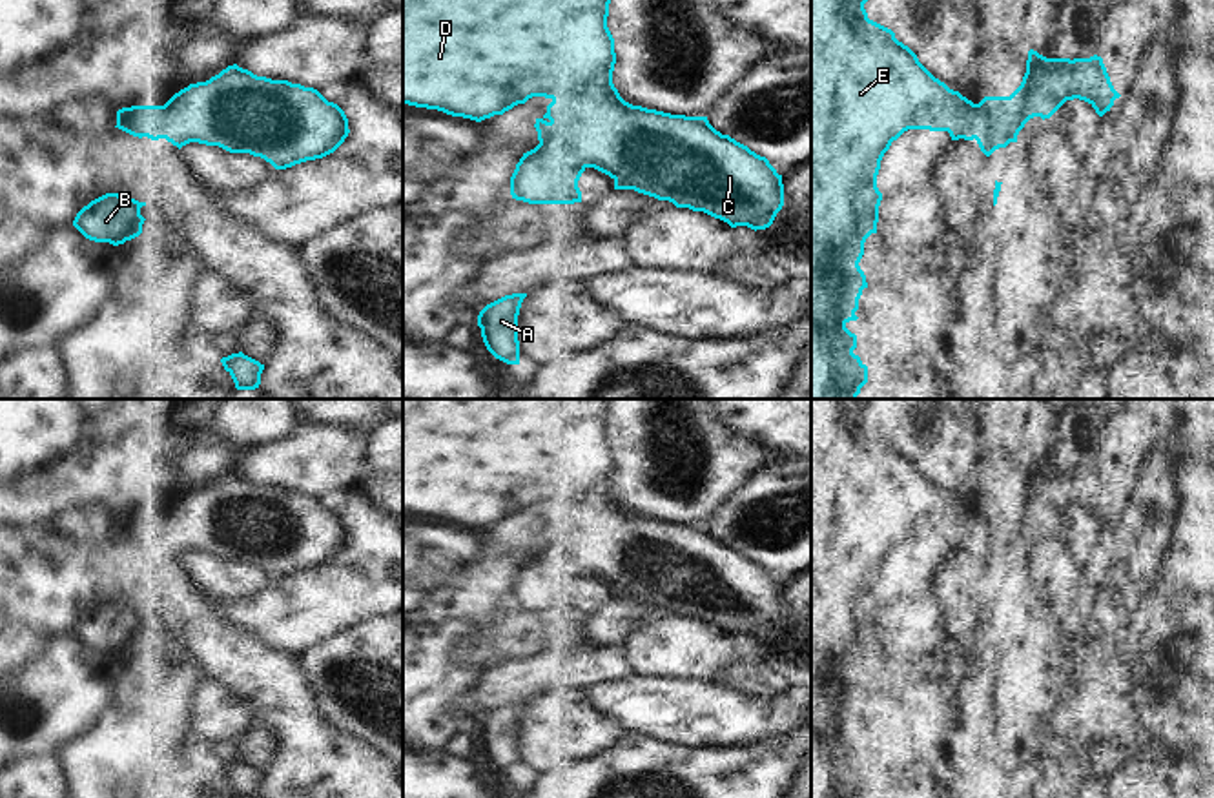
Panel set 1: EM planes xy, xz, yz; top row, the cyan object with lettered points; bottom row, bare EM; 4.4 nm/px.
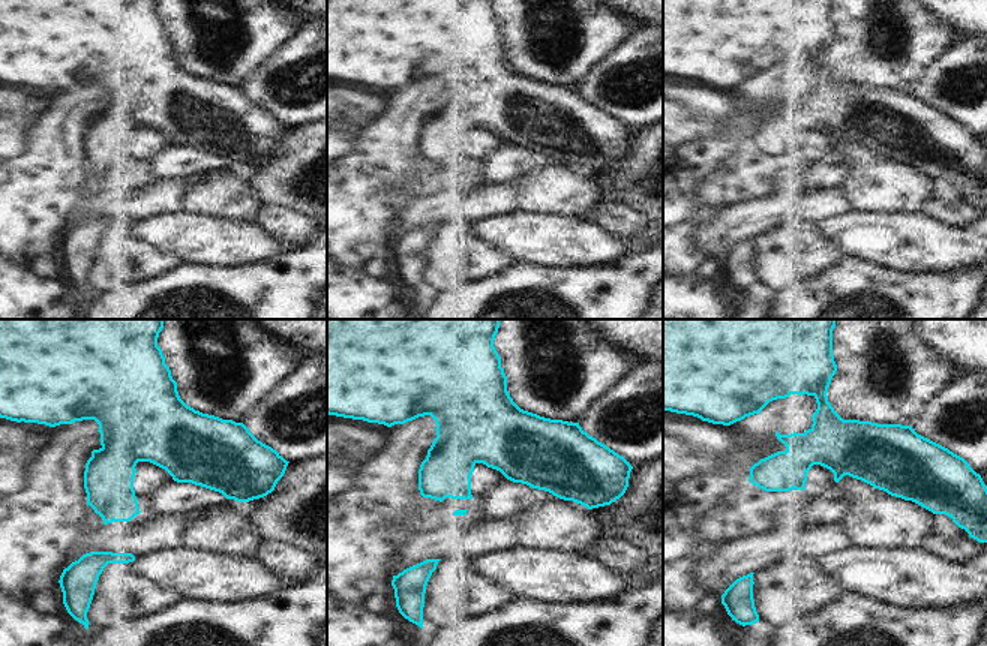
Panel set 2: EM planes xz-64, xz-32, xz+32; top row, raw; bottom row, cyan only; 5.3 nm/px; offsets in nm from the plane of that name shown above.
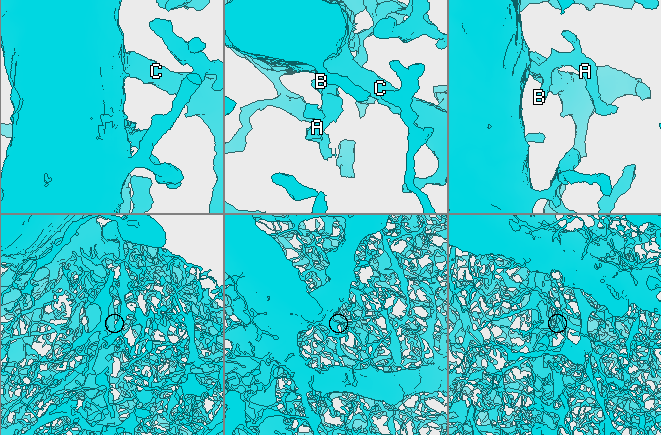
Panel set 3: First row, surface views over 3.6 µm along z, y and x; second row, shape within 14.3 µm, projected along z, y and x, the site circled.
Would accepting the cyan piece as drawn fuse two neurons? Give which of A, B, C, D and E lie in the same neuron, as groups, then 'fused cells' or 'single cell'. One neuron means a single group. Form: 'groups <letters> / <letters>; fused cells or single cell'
groups A B C D E; single cell

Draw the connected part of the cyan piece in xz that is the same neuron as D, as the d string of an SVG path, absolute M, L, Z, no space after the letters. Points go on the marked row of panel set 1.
M403 0L403 104L437 109L452 117L463 117L476 122L503 115L518 104L525 104L532 97L545 97L552 102L547 113L536 118L540 144L523 153L510 177L510 195L529 204L574 204L581 202L578 180L587 168L594 168L614 180L614 189L634 189L638 193L669 200L676 208L704 211L715 219L727 222L731 228L747 226L751 230L766 230L773 224L777 213L784 206L782 175L769 164L766 157L756 155L747 146L736 142L729 135L716 131L707 117L671 115L625 102L612 84L616 64L614 38L607 27L611 0Z

